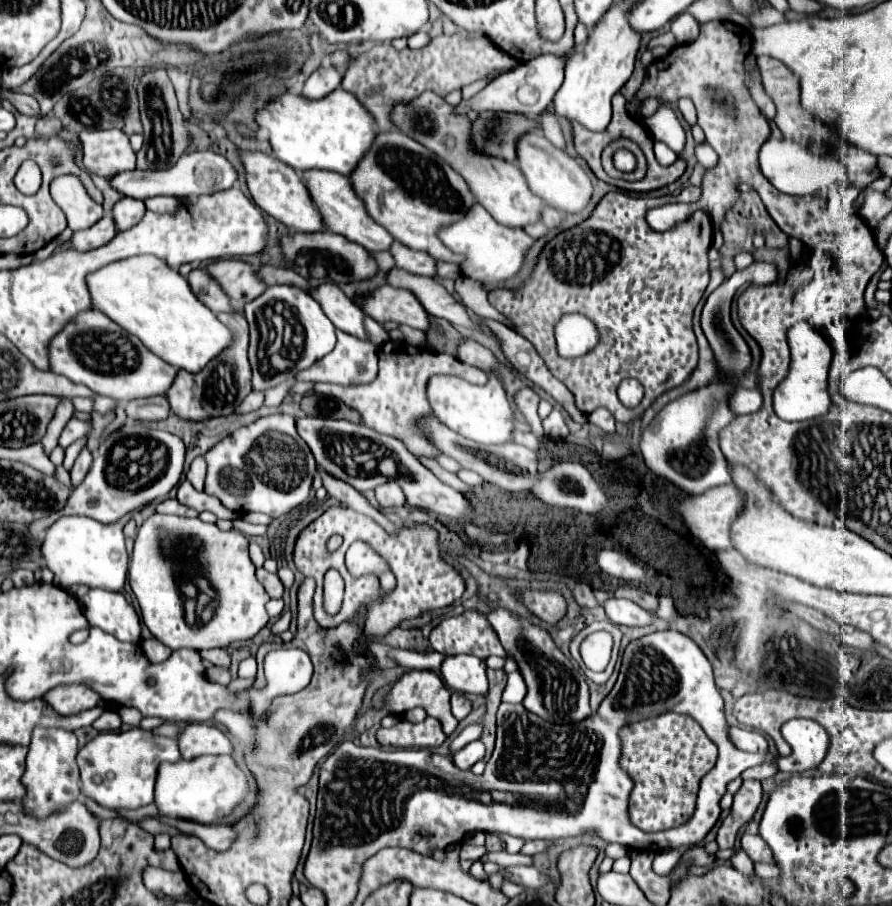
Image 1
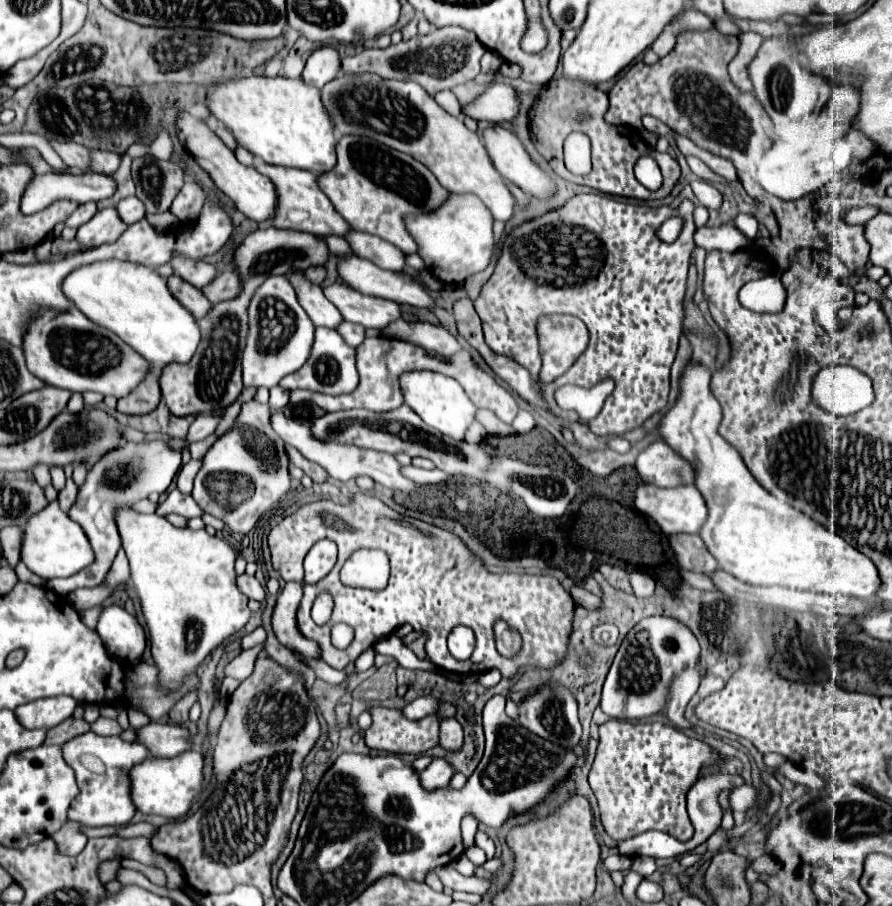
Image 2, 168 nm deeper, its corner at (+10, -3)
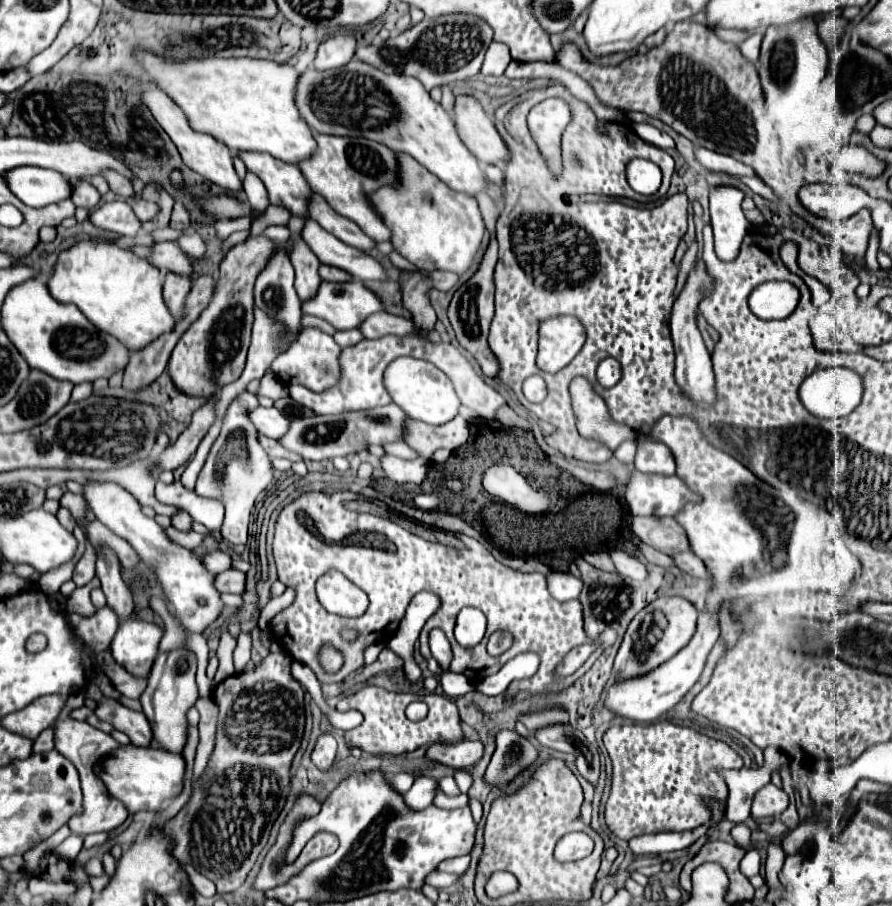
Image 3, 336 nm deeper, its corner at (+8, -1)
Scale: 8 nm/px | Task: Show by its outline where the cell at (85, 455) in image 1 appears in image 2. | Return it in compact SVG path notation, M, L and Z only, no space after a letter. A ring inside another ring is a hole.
M67 478L67 486L59 492L59 506L61 506L61 510L63 510L65 514L67 514L69 508L75 504L75 498L77 498L77 488L75 488L73 480Z

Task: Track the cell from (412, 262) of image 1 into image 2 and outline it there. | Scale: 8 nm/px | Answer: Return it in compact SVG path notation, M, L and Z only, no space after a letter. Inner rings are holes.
M349 230L345 234L345 240L351 246L353 254L375 262L379 268L399 272L405 266L405 254L397 246L393 246L393 244L373 236L373 234Z

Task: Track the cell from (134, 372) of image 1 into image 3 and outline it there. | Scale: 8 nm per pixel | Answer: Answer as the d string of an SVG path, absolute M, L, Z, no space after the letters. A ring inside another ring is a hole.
M27 280L7 294L1 308L1 326L27 364L55 380L95 382L127 368L129 350L115 336L97 330L75 304L57 302L41 280Z

